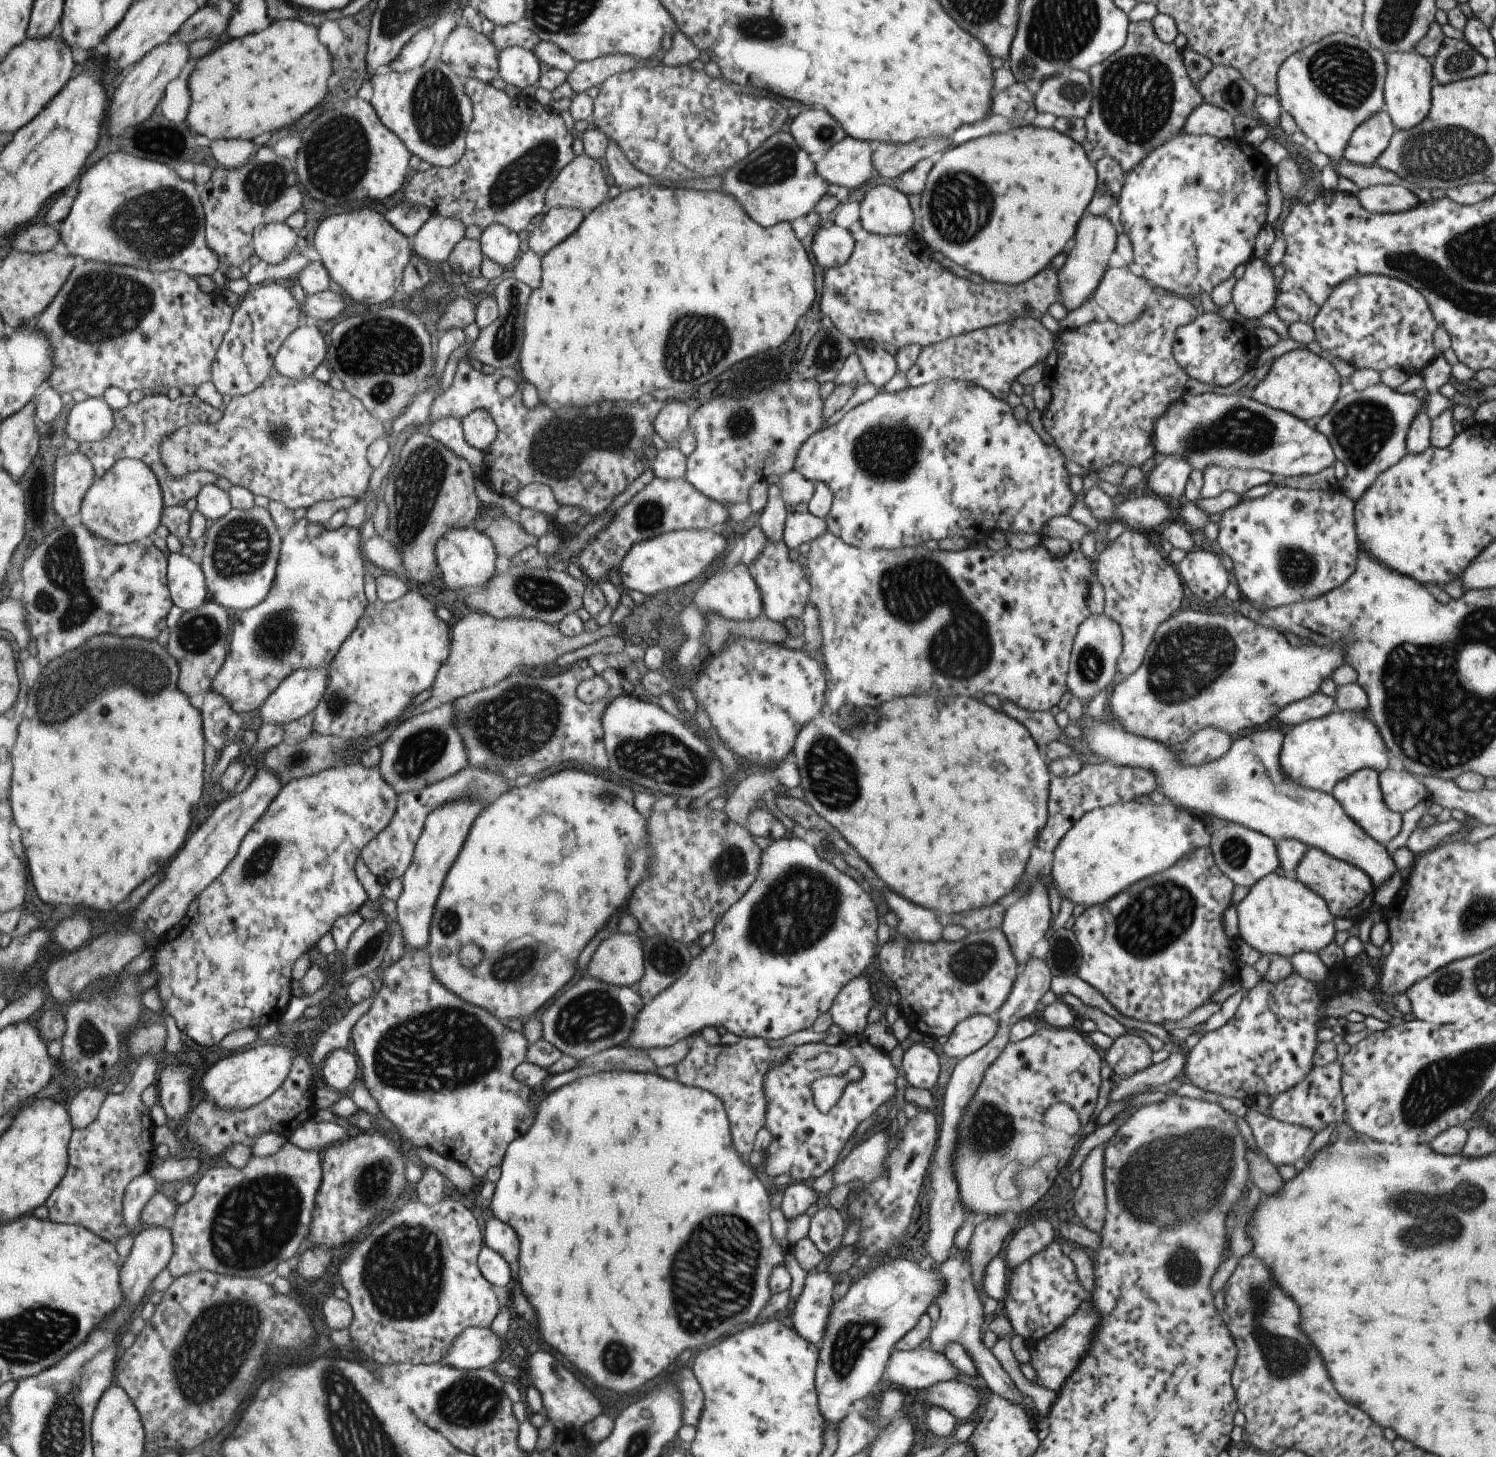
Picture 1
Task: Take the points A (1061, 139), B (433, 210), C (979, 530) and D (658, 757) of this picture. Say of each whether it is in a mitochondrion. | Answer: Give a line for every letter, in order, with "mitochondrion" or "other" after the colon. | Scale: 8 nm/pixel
A: other
B: other
C: other
D: mitochondrion

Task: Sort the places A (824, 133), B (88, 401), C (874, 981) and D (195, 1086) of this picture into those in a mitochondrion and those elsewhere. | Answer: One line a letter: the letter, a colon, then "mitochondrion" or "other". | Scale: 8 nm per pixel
A: mitochondrion
B: other
C: other
D: other

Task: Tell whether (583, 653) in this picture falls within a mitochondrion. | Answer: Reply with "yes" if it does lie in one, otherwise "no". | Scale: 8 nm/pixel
no

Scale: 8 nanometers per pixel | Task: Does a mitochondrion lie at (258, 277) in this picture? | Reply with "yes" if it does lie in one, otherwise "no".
no

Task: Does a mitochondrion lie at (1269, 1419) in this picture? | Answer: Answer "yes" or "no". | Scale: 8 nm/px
no

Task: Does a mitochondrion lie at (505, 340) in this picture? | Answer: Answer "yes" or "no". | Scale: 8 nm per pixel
yes

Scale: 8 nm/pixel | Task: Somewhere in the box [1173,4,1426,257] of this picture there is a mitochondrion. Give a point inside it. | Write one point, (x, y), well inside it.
(1347, 75)

